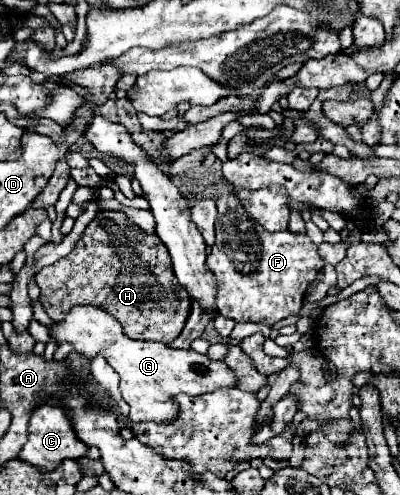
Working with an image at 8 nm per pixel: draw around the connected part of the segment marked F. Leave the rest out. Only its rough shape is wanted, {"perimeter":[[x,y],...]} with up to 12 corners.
{"perimeter":[[216,199],[218,313],[272,327],[326,265],[308,235],[268,233]]}

